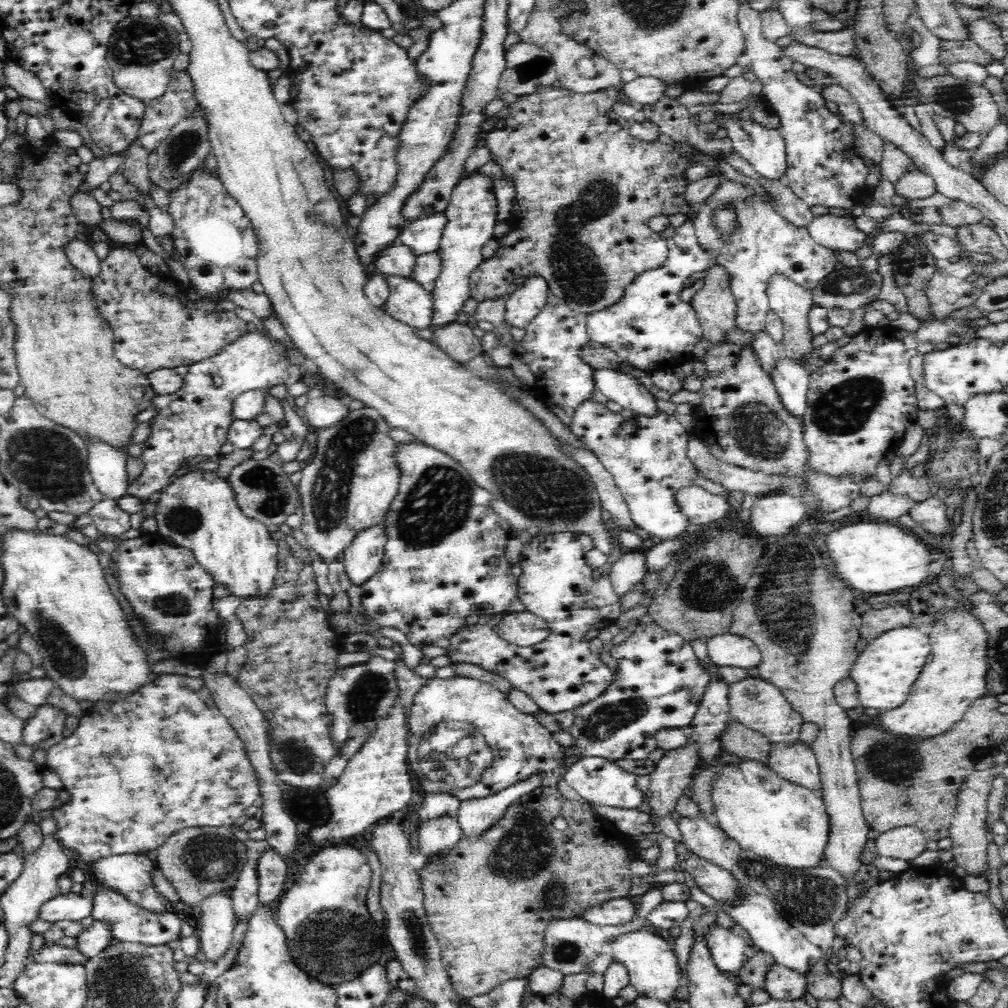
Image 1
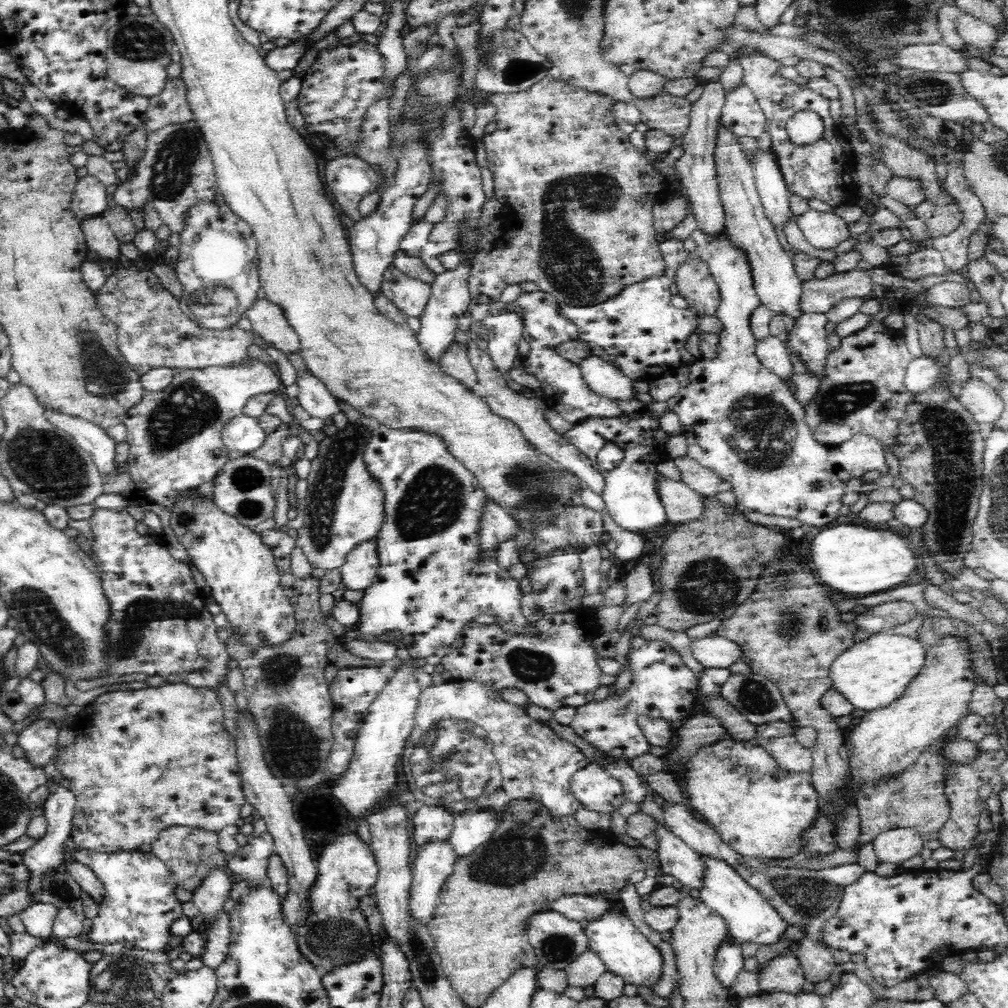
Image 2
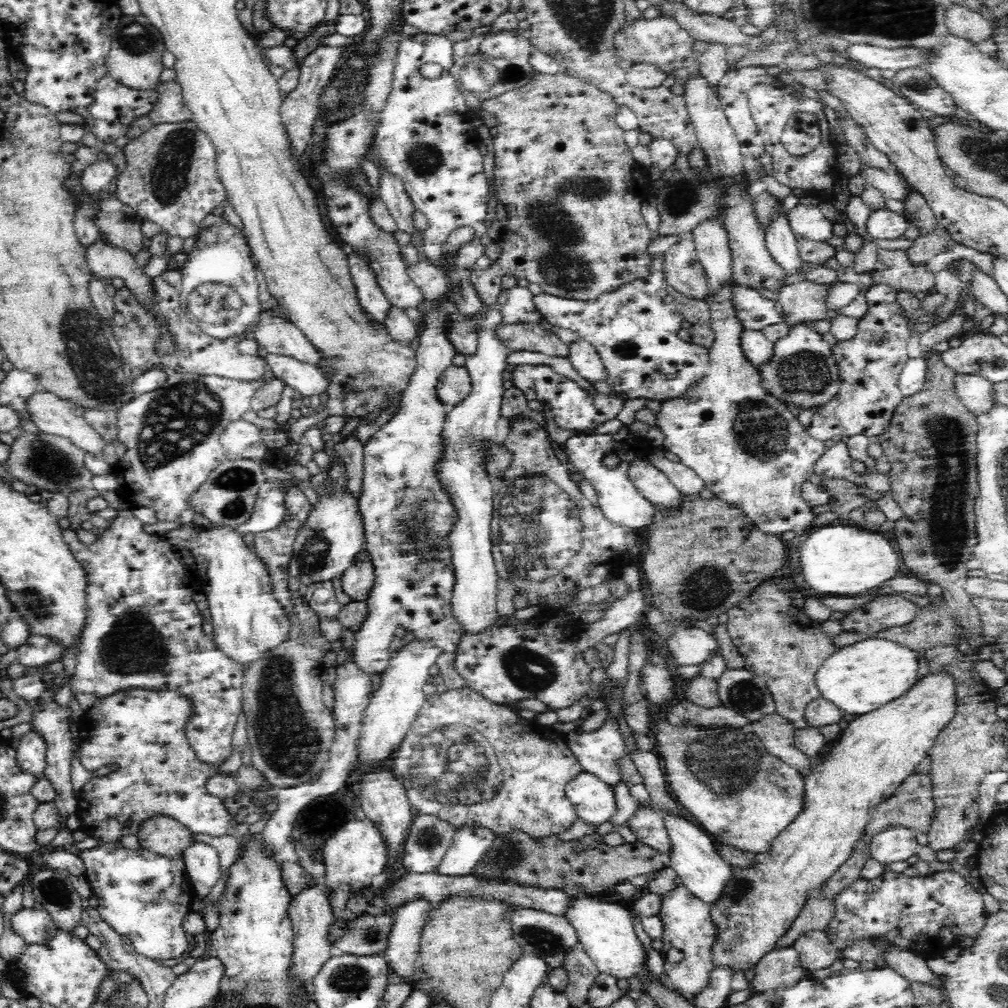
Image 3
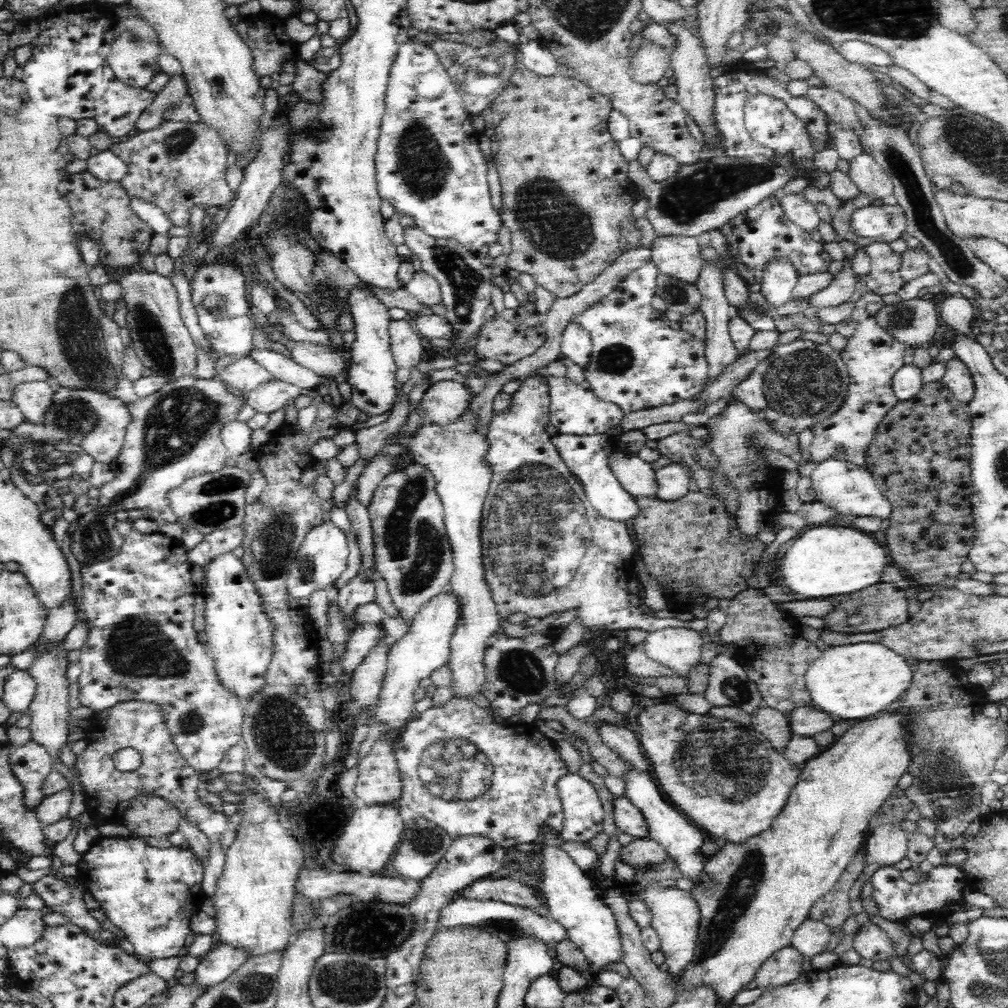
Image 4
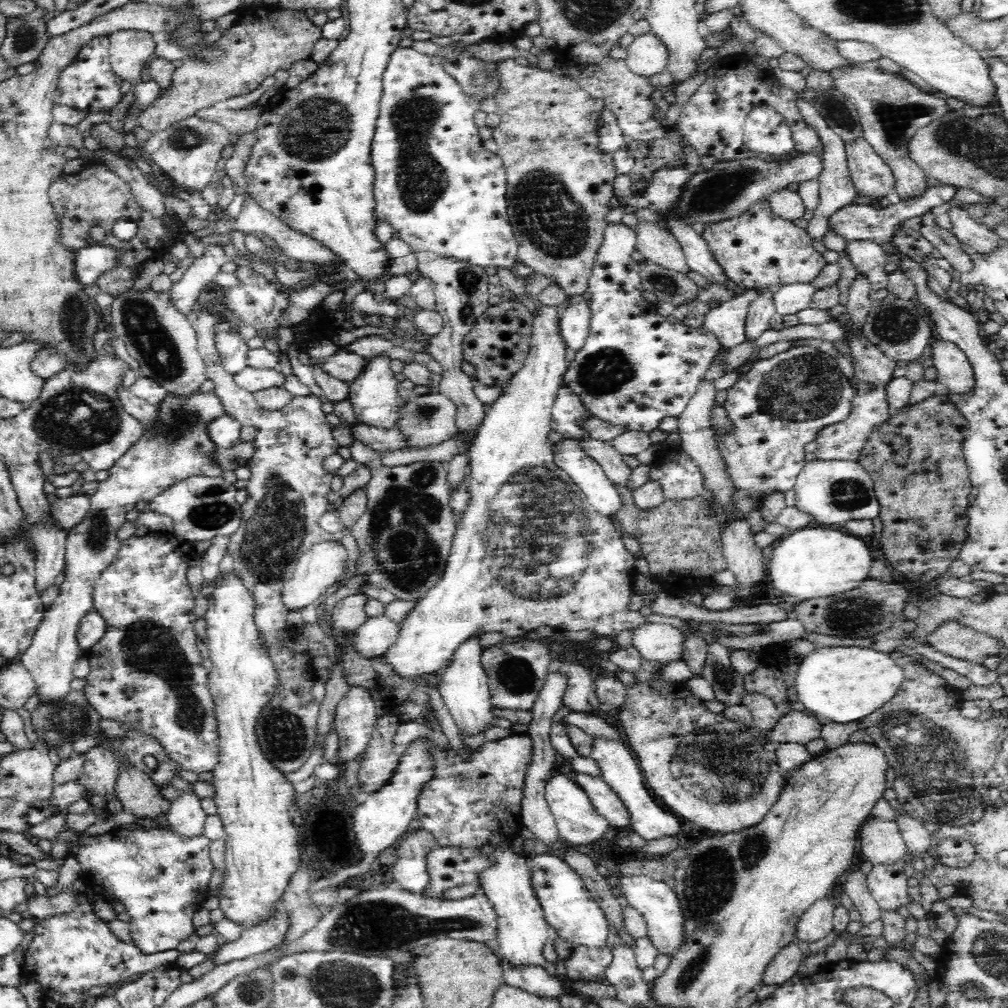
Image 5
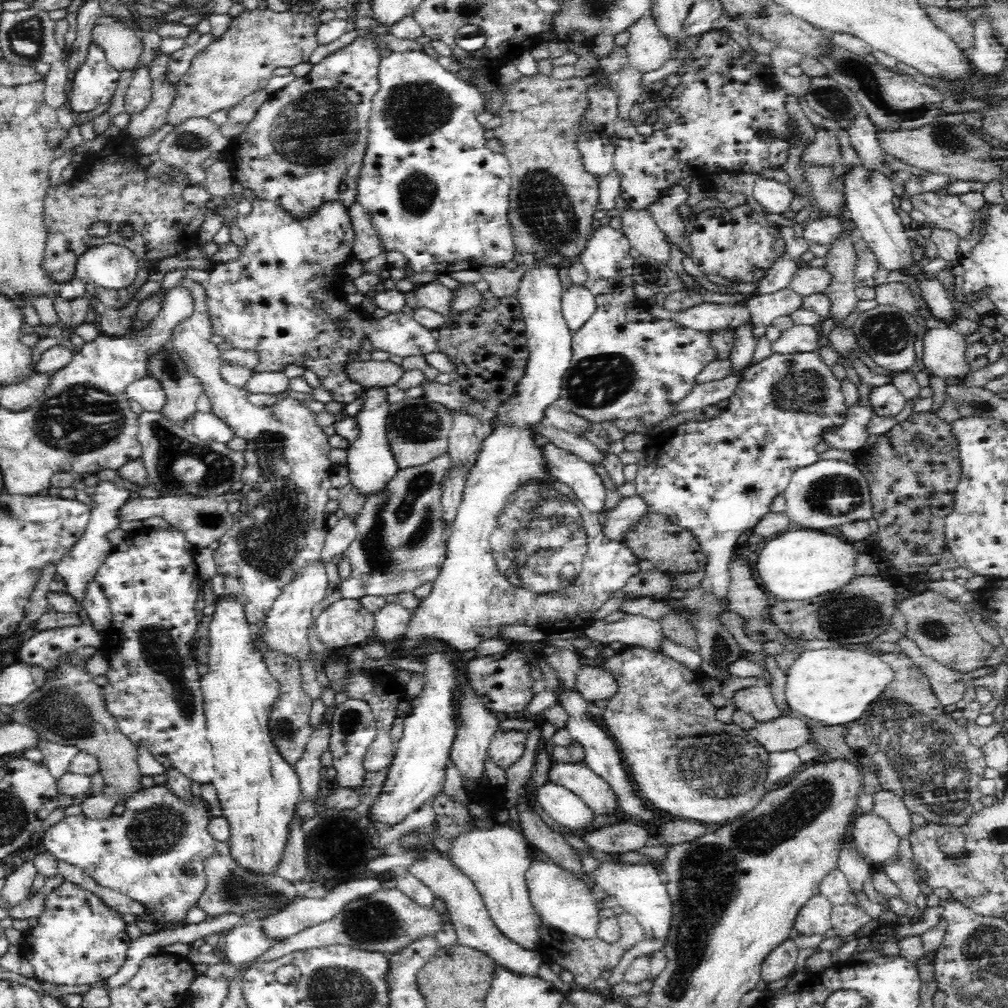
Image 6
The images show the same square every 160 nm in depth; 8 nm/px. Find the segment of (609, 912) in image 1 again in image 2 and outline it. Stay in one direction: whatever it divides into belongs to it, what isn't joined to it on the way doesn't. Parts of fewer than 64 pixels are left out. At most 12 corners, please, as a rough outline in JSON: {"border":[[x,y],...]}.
{"border":[[580,894],[561,895],[550,910],[584,923],[606,910],[613,901]]}

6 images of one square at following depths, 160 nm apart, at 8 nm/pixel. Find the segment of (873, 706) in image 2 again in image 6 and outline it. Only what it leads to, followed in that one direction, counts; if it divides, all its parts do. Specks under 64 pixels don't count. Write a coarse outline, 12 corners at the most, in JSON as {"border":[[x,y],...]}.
{"border":[[863,647],[804,650],[787,704],[828,726],[858,720],[892,680]]}

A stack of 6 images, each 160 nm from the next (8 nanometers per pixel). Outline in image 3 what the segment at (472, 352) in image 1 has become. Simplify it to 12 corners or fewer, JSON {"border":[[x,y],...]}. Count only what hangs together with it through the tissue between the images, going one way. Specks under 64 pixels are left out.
{"border":[[453,363],[436,384],[442,404],[460,404],[470,394],[466,365]]}

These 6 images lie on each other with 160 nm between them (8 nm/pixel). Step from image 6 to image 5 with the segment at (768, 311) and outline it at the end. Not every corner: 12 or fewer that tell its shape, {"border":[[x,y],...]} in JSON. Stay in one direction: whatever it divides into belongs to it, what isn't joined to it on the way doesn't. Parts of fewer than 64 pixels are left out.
{"border":[[808,282],[778,287],[772,298],[784,316],[810,308],[816,288]]}

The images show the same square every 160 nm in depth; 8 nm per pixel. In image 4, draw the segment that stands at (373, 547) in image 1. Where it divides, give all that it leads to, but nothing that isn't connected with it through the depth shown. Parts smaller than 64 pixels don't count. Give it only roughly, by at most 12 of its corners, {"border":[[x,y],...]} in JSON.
{"border":[[356,575],[340,590],[339,608],[354,618],[358,606],[374,602],[375,584]]}

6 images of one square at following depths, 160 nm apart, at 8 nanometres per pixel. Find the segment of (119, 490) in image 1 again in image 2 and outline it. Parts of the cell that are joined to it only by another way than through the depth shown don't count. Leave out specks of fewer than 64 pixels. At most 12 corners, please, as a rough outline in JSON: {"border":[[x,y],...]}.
{"border":[[45,412],[92,457],[102,474],[116,470],[116,441],[89,419]]}

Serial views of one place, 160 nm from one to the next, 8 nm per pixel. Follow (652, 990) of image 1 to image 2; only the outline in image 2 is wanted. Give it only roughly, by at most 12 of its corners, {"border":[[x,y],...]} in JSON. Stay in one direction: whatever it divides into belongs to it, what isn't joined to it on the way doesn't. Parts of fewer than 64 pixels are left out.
{"border":[[621,907],[584,925],[607,971],[651,989],[660,949]]}

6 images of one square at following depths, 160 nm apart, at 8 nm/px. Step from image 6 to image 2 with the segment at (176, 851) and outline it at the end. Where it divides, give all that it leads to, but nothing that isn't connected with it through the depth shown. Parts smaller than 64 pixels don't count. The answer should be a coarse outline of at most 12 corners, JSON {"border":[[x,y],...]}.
{"border":[[79,848],[103,884],[88,941],[168,952],[182,915],[151,852]]}

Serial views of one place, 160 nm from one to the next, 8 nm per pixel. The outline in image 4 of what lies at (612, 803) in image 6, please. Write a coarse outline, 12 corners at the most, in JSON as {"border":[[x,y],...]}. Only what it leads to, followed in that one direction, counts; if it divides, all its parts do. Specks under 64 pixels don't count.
{"border":[[614,796],[620,833],[649,838],[644,813],[626,796]]}

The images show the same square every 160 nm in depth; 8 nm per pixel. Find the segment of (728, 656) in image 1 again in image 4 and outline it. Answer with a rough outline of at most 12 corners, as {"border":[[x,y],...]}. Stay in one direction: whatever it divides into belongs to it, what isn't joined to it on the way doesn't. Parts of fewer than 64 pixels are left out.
{"border":[[664,628],[641,647],[687,678],[706,640],[690,628]]}

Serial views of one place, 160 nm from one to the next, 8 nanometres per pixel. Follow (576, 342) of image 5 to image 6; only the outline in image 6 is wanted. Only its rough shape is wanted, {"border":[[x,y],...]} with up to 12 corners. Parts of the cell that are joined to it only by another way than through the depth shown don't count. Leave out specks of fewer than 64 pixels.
{"border":[[584,285],[563,290],[562,312],[571,332],[588,322],[595,296]]}

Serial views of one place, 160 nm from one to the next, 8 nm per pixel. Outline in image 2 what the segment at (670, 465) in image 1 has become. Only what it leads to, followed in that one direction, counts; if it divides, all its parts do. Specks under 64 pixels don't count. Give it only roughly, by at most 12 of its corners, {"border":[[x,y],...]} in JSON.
{"border":[[650,408],[638,419],[588,417],[563,435],[596,465],[623,450],[601,496],[616,525],[643,535],[666,525],[656,465],[668,459]]}

